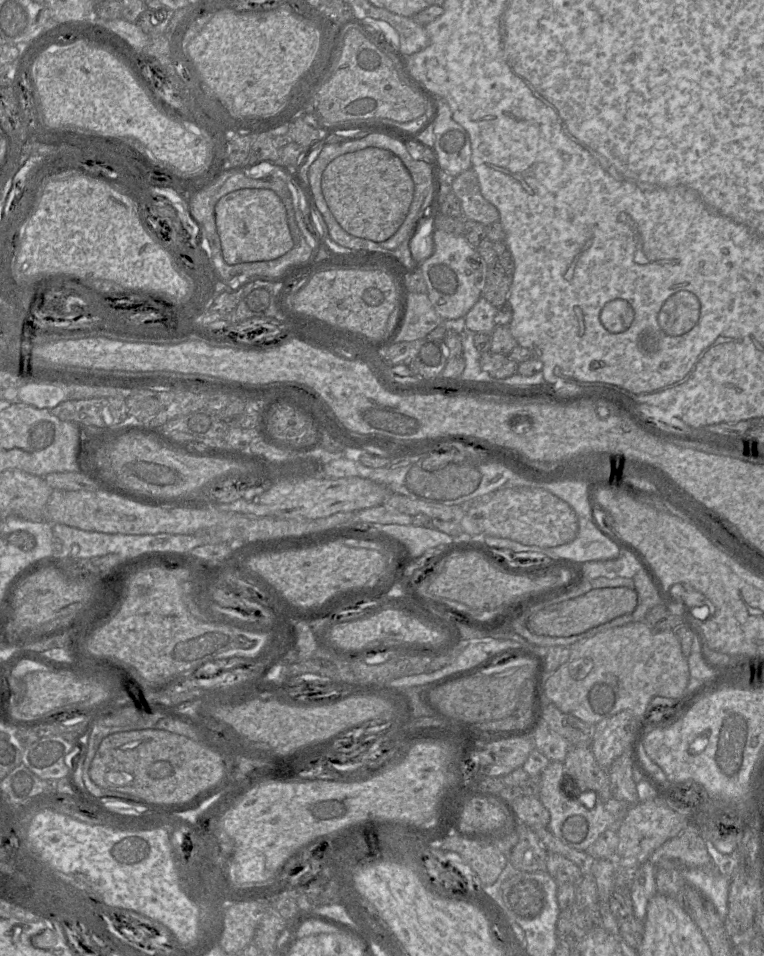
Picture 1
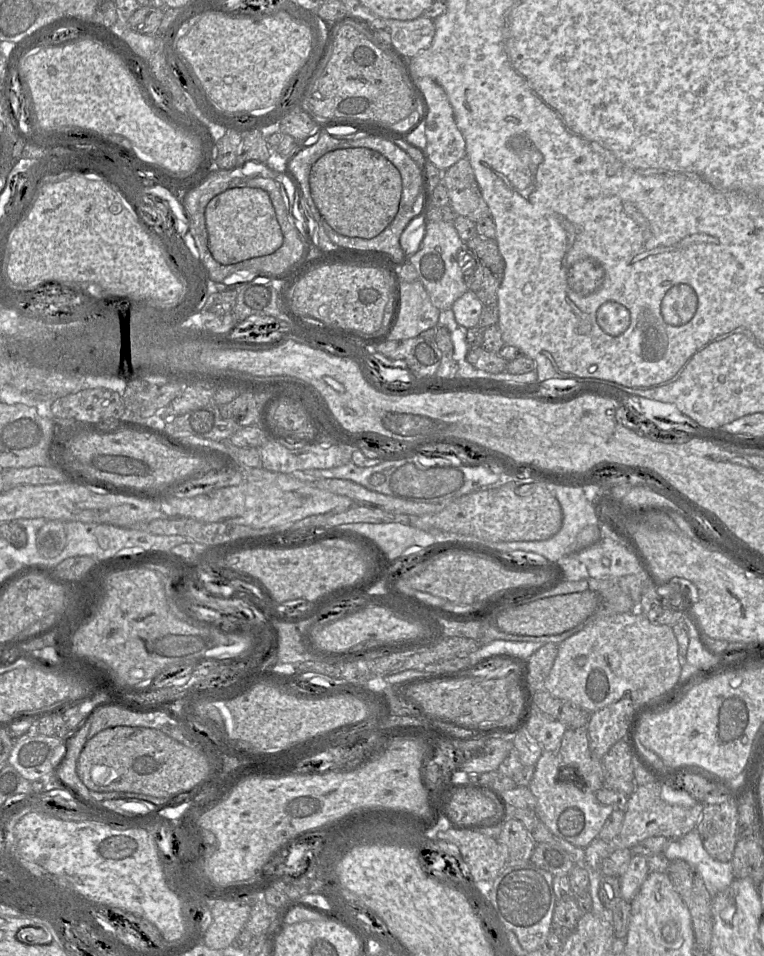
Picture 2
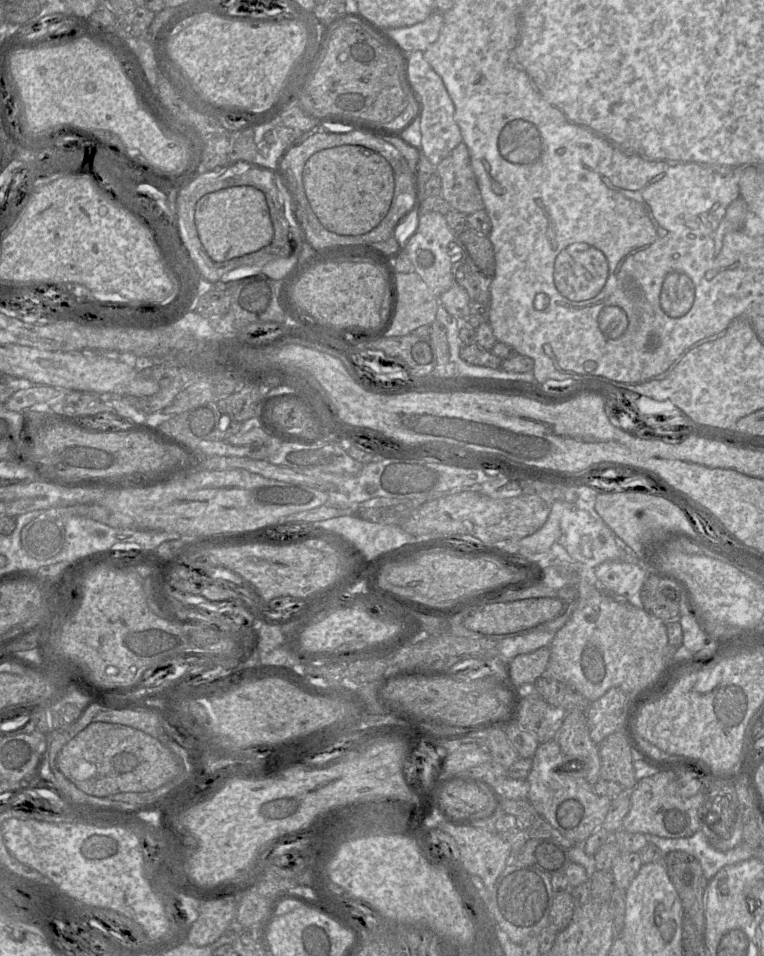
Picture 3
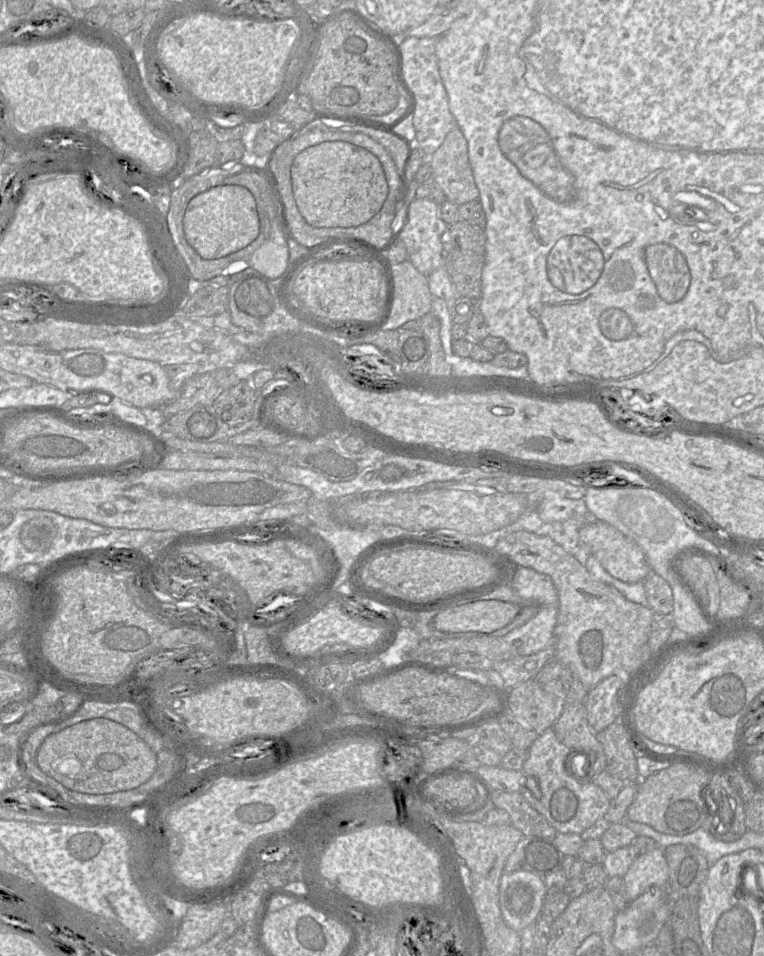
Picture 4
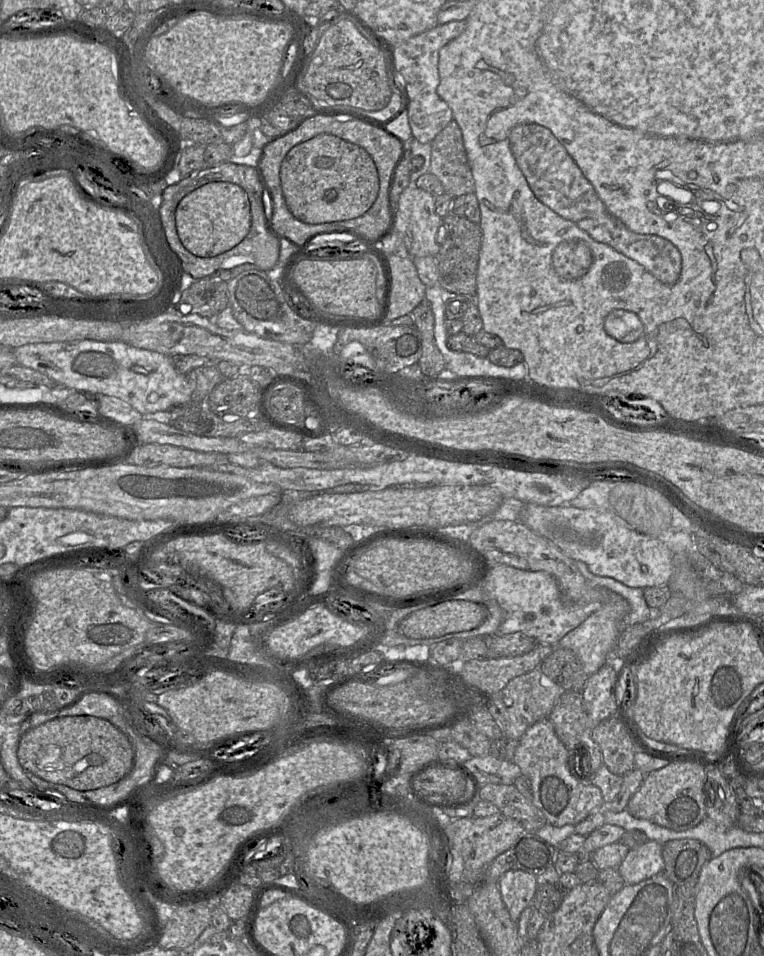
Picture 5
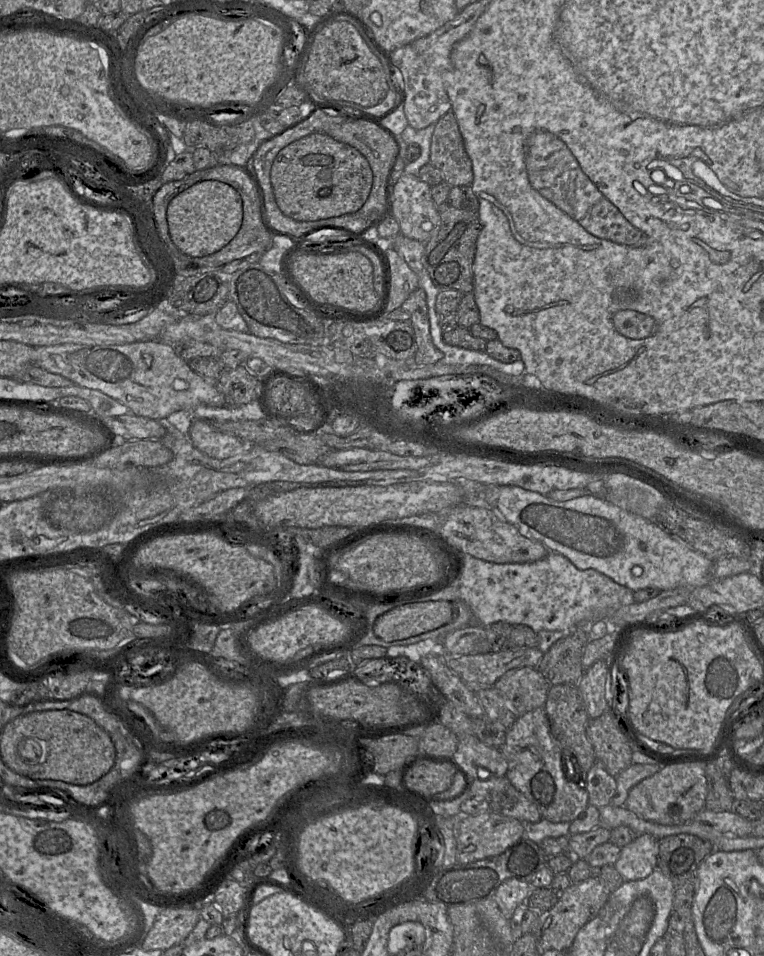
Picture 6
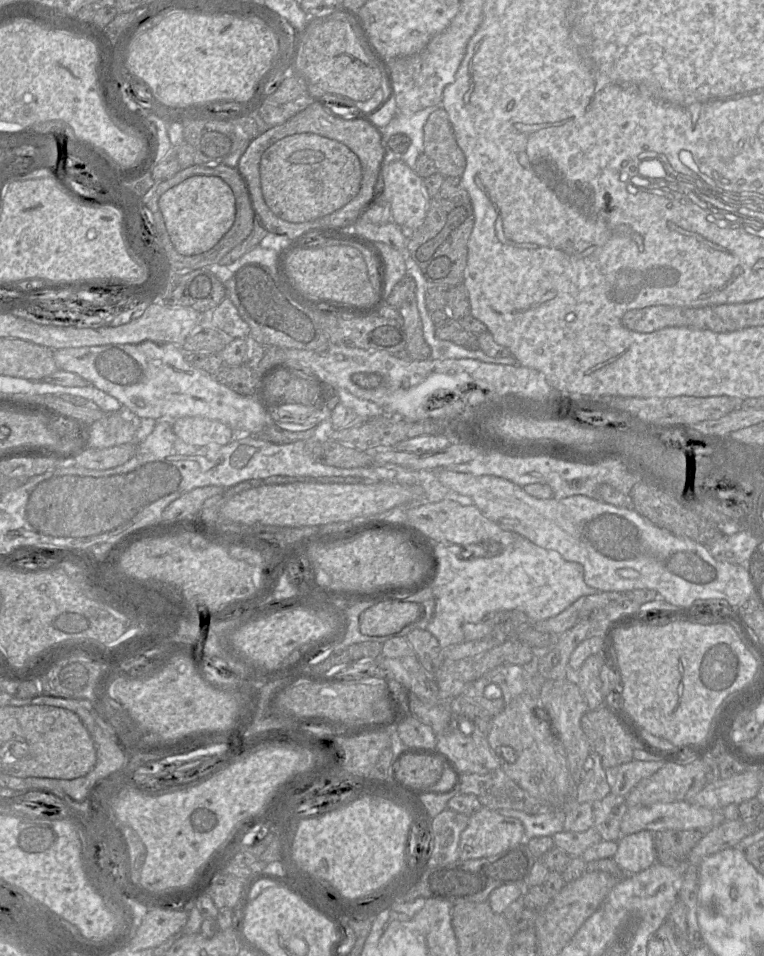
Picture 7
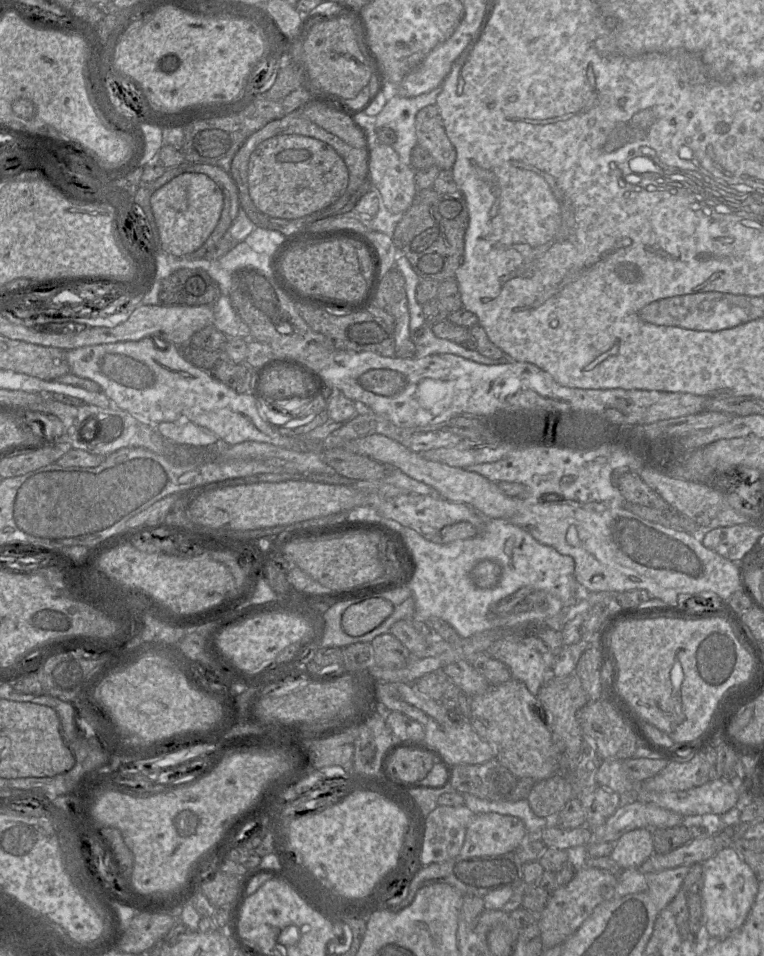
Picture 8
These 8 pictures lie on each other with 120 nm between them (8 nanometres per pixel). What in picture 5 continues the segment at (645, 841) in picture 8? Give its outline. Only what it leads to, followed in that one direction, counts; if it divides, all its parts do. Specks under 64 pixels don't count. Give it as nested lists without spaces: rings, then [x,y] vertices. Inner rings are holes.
[[[648,839],[639,847],[629,849],[617,869],[628,885],[637,884],[661,873],[664,869],[662,845]]]

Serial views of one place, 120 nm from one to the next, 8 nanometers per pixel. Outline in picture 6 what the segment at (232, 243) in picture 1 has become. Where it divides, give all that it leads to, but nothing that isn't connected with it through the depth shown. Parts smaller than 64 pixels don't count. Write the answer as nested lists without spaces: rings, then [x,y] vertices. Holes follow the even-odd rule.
[[[217,180],[200,181],[177,194],[167,208],[167,222],[173,243],[190,257],[205,257],[226,246],[239,232],[244,197],[232,186]]]

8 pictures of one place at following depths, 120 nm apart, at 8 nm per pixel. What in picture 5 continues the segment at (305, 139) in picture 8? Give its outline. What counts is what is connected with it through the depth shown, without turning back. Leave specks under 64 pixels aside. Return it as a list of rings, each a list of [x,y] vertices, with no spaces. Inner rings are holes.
[[[319,134],[294,146],[281,163],[280,183],[289,210],[306,224],[362,216],[372,207],[379,192],[379,174],[369,153],[331,134]]]

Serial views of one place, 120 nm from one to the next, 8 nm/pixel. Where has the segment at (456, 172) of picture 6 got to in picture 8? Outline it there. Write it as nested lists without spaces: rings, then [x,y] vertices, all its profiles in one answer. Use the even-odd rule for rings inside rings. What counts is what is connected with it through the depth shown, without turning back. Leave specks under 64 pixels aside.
[[[436,105],[423,107],[416,115],[417,143],[434,158],[441,170],[451,170],[456,161],[456,150],[448,138]]]

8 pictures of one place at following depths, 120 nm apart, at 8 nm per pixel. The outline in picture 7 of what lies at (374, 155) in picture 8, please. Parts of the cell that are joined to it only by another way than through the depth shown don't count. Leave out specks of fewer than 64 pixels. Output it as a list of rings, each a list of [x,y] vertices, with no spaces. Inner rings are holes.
[[[393,159],[385,166],[381,177],[377,180],[376,189],[390,205],[391,220],[406,231],[413,231],[425,220],[430,198],[425,192],[424,179],[402,160]]]

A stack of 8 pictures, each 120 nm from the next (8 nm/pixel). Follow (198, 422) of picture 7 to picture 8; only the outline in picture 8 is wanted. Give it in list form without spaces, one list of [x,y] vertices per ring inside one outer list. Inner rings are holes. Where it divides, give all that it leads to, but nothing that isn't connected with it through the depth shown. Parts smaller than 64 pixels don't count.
[[[190,421],[162,422],[155,427],[162,437],[176,444],[206,447],[219,441],[211,430]]]

